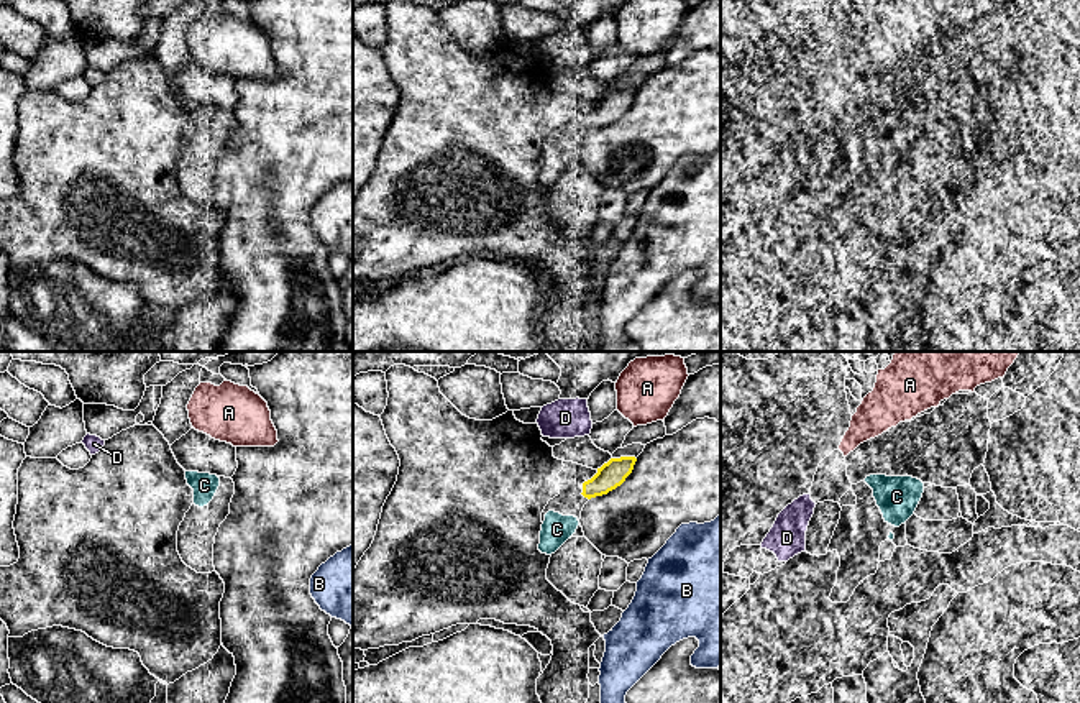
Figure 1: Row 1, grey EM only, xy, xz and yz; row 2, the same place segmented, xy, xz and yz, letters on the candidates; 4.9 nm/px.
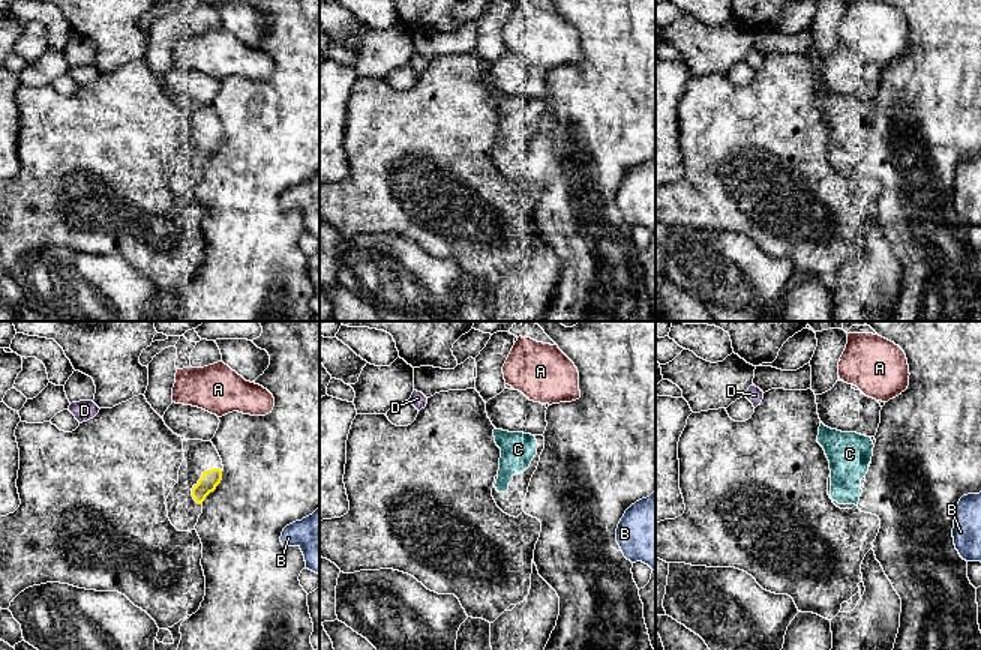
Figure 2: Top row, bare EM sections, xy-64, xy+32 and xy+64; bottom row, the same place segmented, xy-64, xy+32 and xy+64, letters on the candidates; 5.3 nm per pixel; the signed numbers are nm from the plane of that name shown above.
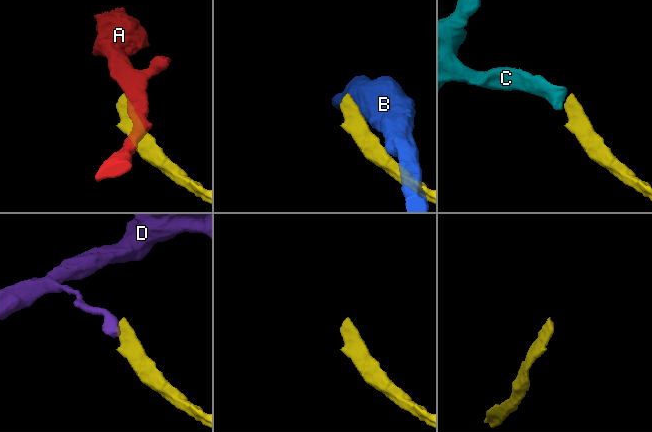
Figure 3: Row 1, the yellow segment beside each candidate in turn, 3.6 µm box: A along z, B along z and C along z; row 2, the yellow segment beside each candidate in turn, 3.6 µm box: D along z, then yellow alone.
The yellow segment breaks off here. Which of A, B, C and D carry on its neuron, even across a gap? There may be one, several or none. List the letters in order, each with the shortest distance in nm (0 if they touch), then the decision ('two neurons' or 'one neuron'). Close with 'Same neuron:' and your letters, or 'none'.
A: gap 150 nm; two neurons
B: gap 360 nm; two neurons
C: gap 110 nm; one neuron
D: gap 160 nm; two neurons
Same neuron: C

